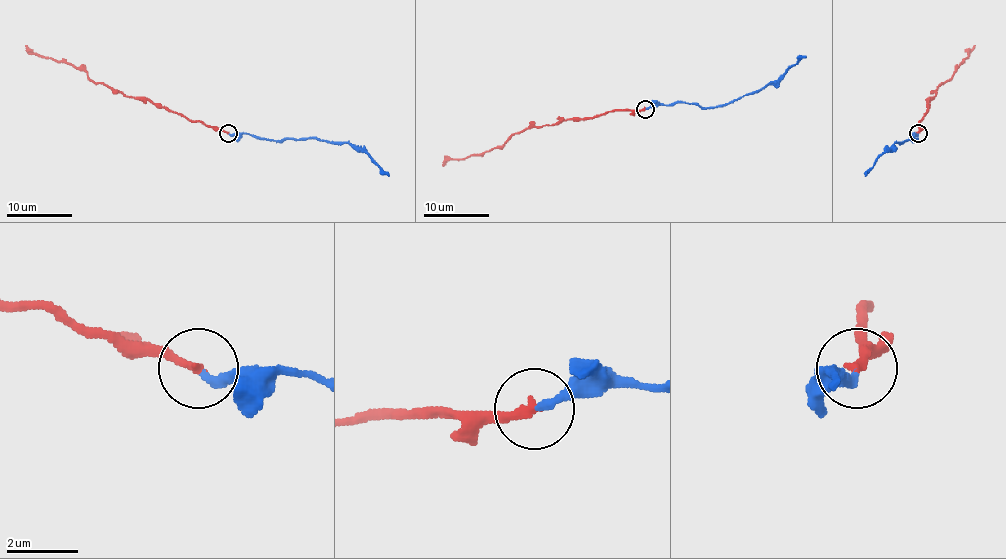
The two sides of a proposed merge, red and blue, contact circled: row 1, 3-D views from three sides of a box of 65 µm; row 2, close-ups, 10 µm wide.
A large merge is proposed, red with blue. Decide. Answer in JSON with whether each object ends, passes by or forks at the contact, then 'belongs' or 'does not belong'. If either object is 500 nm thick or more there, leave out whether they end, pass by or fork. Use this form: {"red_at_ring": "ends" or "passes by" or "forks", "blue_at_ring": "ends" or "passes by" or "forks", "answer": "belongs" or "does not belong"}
{"red_at_ring": "ends", "blue_at_ring": "ends", "answer": "belongs"}

